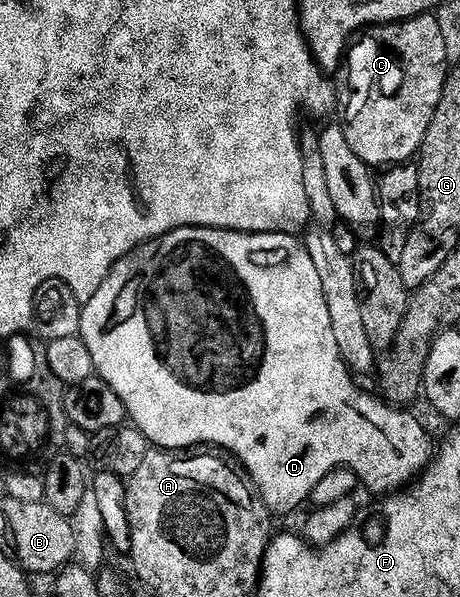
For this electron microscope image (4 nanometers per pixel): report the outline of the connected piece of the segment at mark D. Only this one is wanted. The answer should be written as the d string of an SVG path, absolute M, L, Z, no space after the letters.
M186 226L180 230L171 230L160 238L154 238L151 242L144 242L133 252L126 254L111 269L109 276L105 276L101 288L97 288L94 296L83 306L83 319L79 325L79 334L83 339L85 348L89 348L89 356L93 356L95 374L102 378L105 384L109 384L109 388L113 388L113 392L117 392L117 396L121 396L121 404L125 404L128 419L136 429L144 434L152 447L172 452L187 452L192 448L219 448L215 446L224 446L228 450L228 452L226 451L228 455L236 454L239 457L240 463L238 462L238 465L245 471L246 477L253 483L254 489L263 499L263 503L272 515L287 514L290 510L297 509L303 501L306 503L311 497L313 488L317 488L317 484L321 484L321 476L333 472L338 466L348 466L359 477L362 489L367 489L371 494L379 494L378 496L390 496L404 489L412 480L418 479L432 460L433 442L431 446L431 434L413 415L407 414L411 412L391 405L390 402L374 393L372 393L373 395L366 394L365 391L359 390L358 384L354 382L356 379L353 377L352 371L348 370L347 361L341 356L341 352L337 348L337 336L333 336L333 320L329 320L329 304L325 304L325 292L321 288L321 276L317 276L317 268L313 265L313 256L309 256L306 245L298 237L289 234L244 234L237 230L206 230L203 226Z

